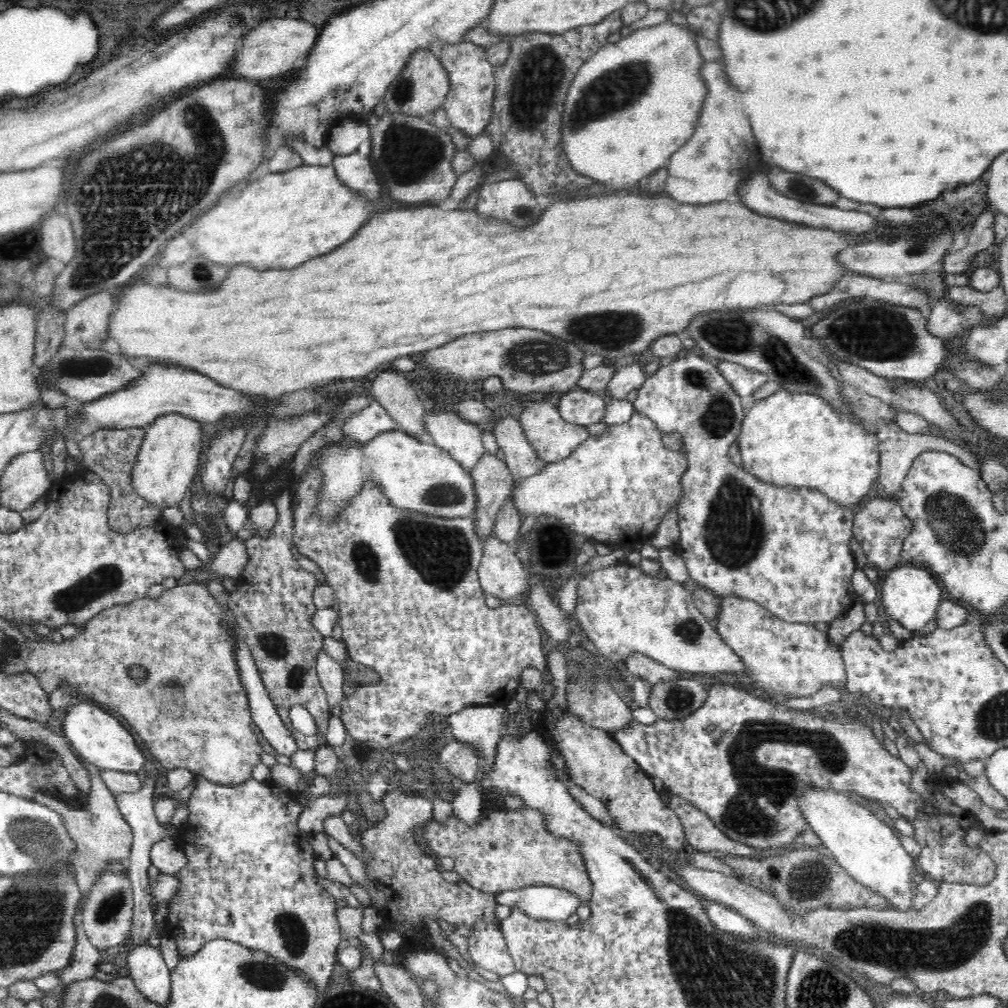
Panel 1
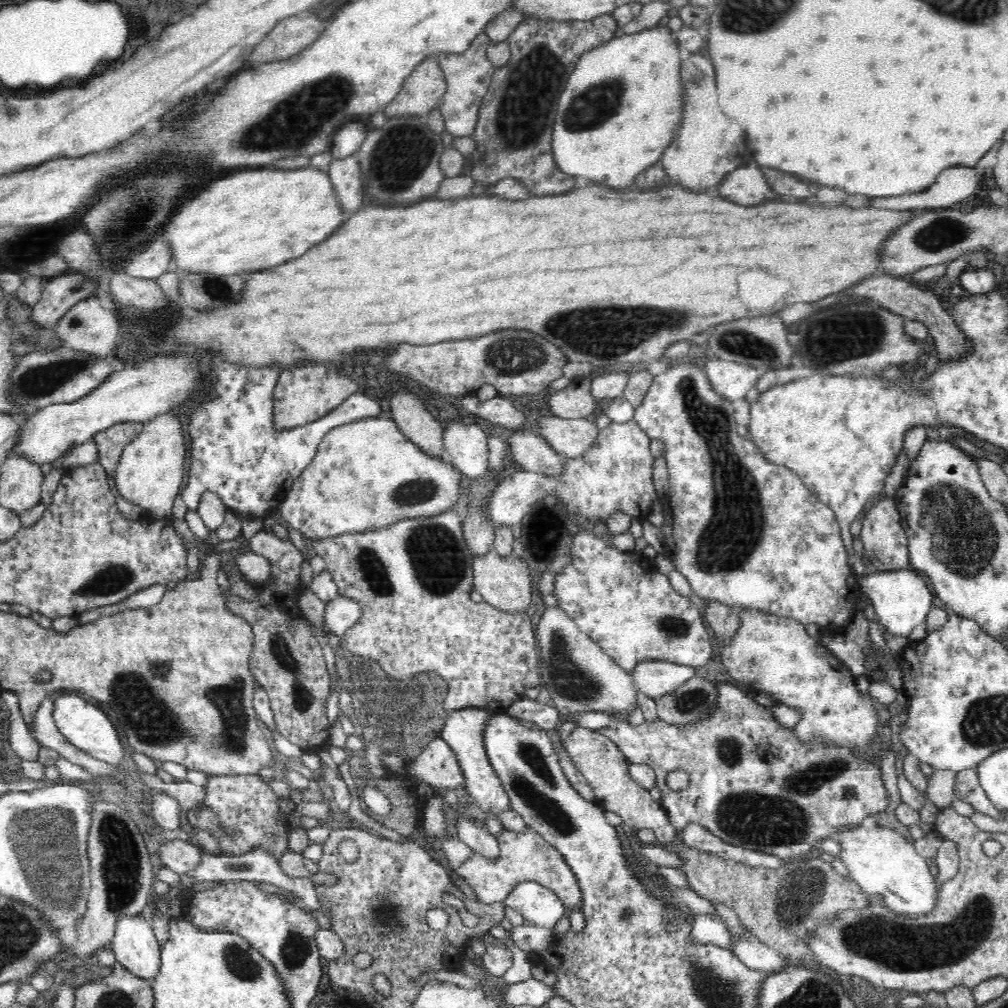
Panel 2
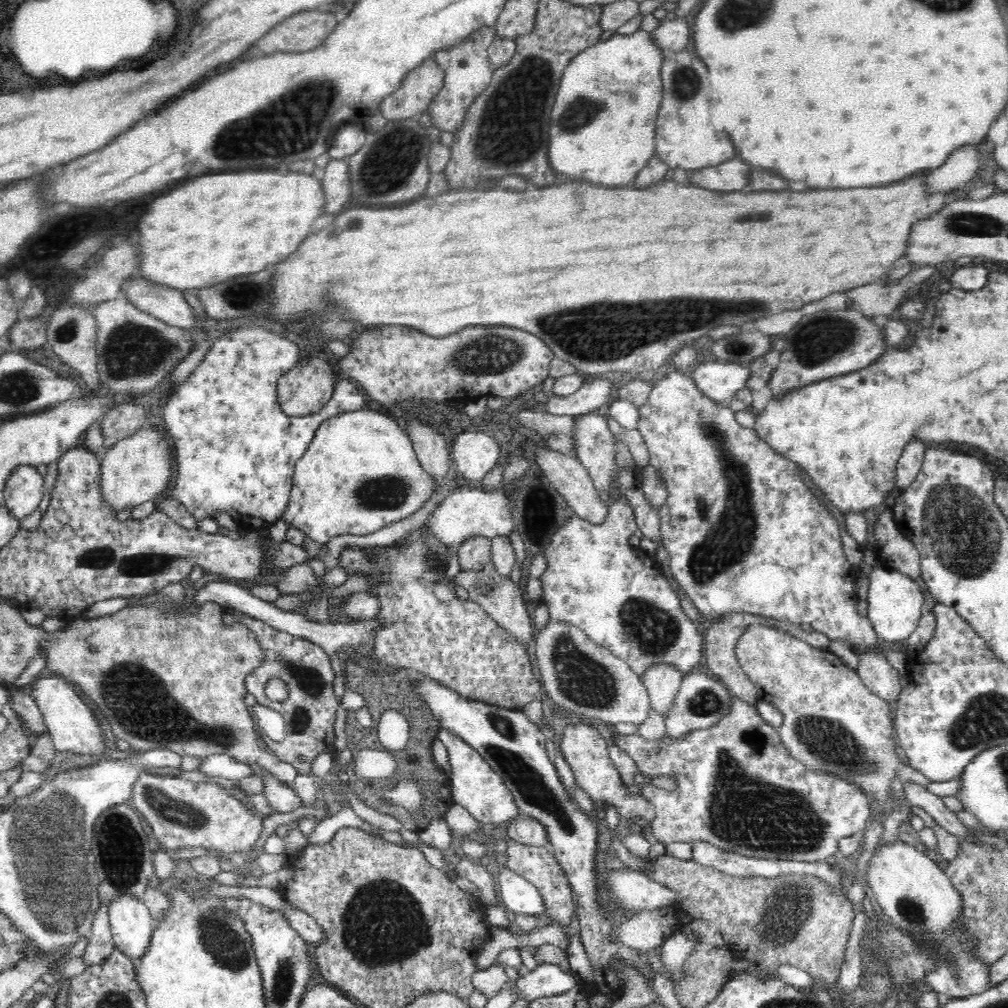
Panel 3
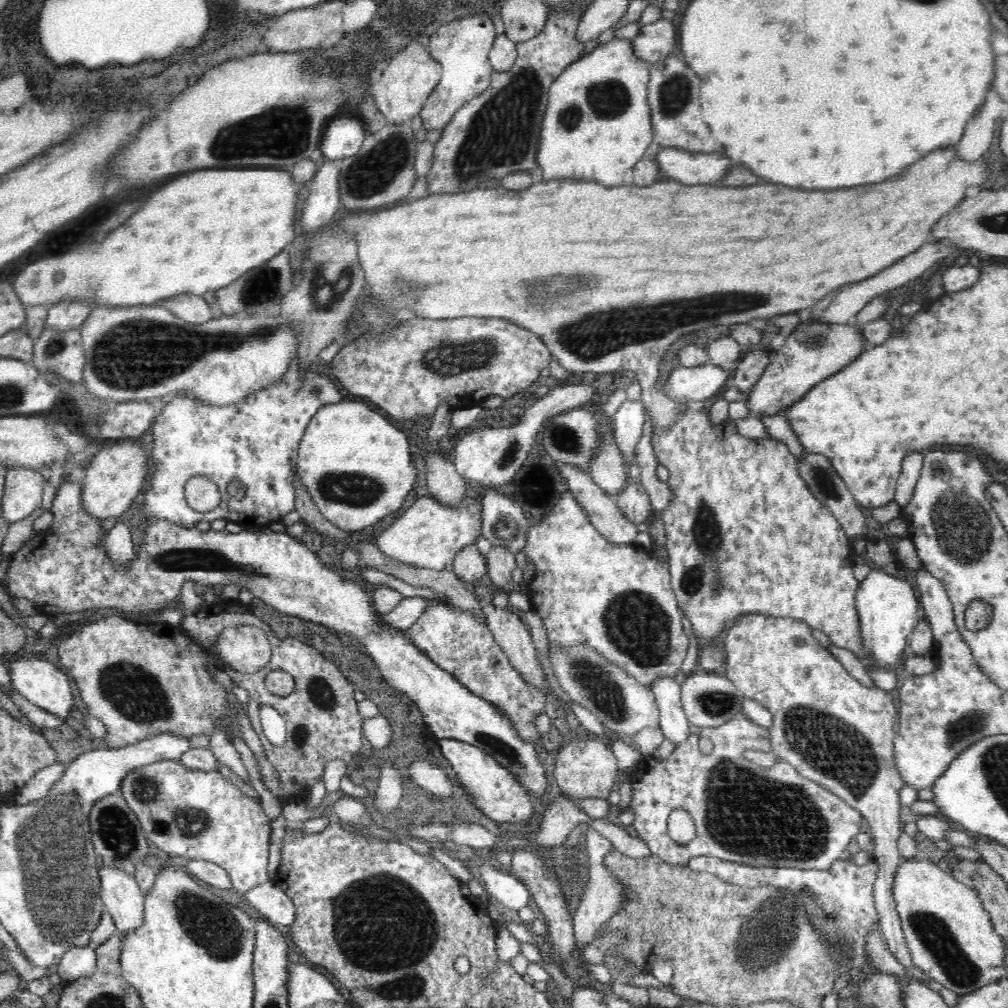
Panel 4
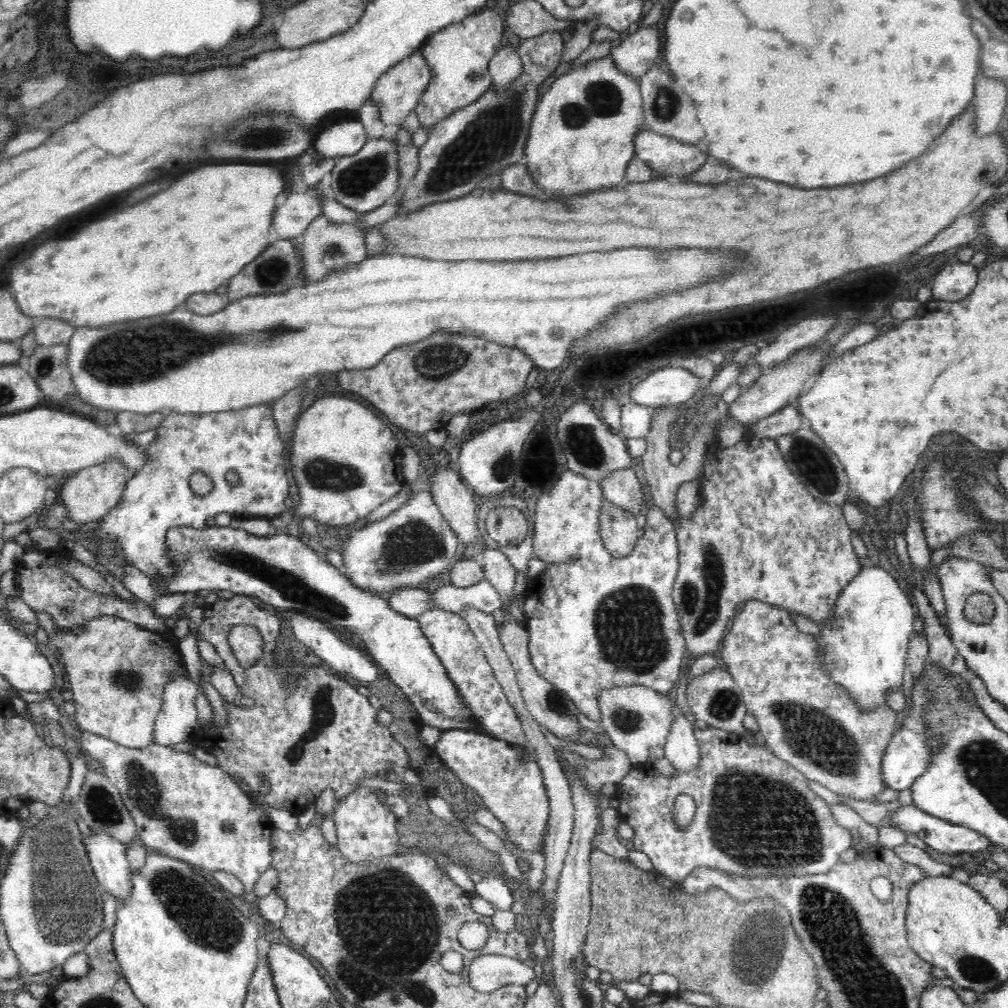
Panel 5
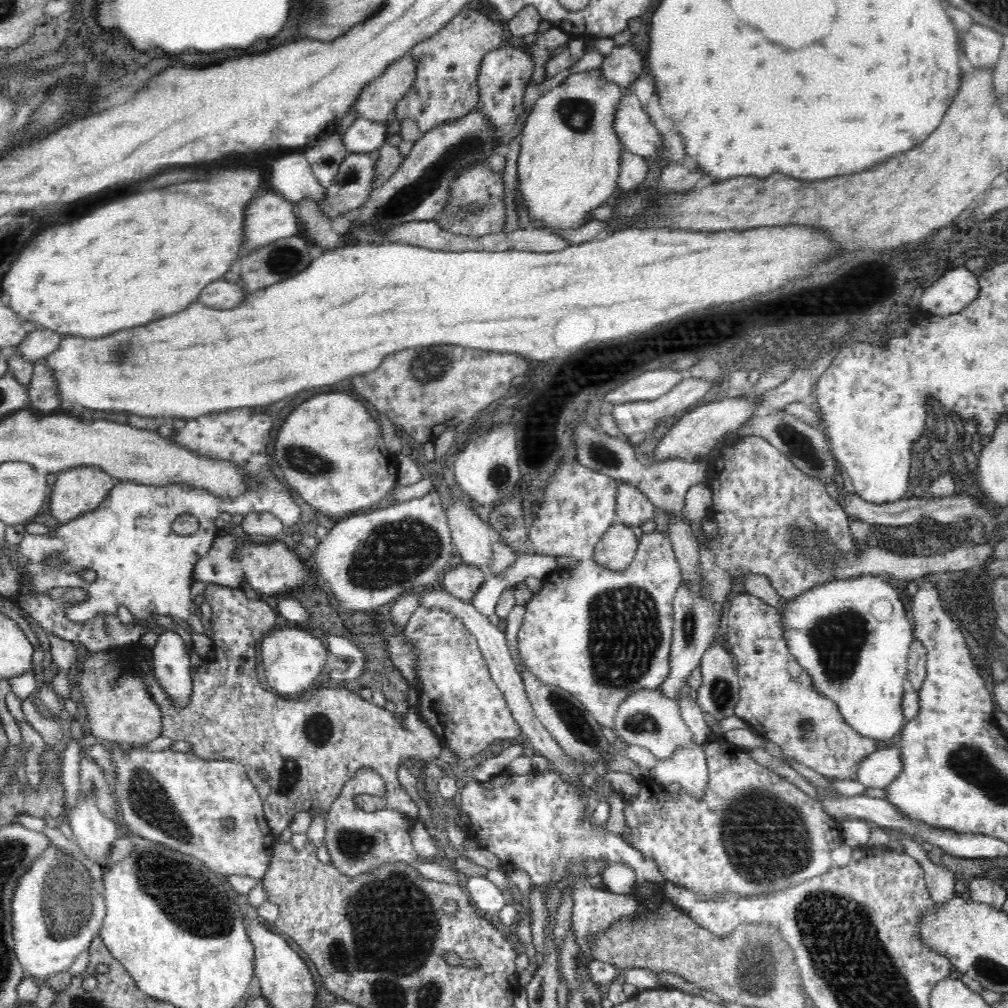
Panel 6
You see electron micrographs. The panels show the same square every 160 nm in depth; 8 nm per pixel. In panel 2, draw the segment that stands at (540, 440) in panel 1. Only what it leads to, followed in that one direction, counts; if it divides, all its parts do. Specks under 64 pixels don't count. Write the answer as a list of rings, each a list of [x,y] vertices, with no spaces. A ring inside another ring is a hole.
[[[552,418],[538,420],[539,432],[550,442],[556,453],[566,458],[580,458],[598,438],[599,429],[594,418]]]

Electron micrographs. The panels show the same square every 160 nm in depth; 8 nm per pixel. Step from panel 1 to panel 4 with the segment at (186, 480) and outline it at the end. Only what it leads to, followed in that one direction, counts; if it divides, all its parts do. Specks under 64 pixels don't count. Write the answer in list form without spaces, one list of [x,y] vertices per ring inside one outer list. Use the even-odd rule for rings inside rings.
[[[124,439],[122,444],[112,443],[112,448],[106,447],[98,451],[95,459],[86,465],[86,477],[83,483],[83,509],[92,518],[119,517],[126,512],[134,498],[146,490],[146,478],[150,474],[148,452],[142,450],[140,444]]]

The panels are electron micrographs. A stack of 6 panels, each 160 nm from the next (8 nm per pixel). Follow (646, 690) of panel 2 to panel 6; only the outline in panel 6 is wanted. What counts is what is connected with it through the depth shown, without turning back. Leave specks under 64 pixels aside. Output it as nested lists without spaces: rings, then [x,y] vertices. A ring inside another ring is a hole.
[[[692,742],[678,748],[672,756],[659,760],[649,770],[649,777],[664,786],[678,782],[690,796],[704,796],[708,782],[708,765],[702,744]]]

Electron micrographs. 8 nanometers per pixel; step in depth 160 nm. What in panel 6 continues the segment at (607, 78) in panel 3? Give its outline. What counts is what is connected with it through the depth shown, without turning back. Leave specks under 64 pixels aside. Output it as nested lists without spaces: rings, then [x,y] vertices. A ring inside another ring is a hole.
[[[596,69],[583,73],[574,73],[568,75],[558,86],[546,91],[540,98],[538,98],[535,106],[529,112],[526,120],[526,125],[522,128],[520,155],[518,156],[518,189],[522,194],[522,200],[526,204],[525,208],[528,210],[532,221],[544,224],[542,228],[548,230],[568,230],[580,228],[583,224],[588,222],[588,212],[590,210],[602,205],[606,198],[612,196],[612,192],[617,188],[617,180],[620,172],[621,154],[623,153],[622,144],[619,142],[619,135],[615,133],[615,112],[619,109],[620,102],[623,101],[622,90],[614,82],[608,82],[603,78],[603,71]]]

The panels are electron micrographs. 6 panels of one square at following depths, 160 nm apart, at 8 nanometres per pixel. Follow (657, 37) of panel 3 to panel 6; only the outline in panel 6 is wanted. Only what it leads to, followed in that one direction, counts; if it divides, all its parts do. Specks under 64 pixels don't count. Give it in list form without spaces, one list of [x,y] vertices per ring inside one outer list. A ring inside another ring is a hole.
[[[634,41],[614,47],[611,54],[602,61],[599,70],[603,71],[603,78],[614,82],[618,86],[628,86],[640,76],[644,70],[644,56],[640,49],[634,46]]]

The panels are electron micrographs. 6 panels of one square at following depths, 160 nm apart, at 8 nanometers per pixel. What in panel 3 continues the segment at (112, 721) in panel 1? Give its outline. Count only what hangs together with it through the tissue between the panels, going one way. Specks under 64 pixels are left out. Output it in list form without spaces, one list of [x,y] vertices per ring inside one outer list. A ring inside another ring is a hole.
[[[56,675],[38,676],[28,688],[29,694],[33,696],[36,706],[40,709],[44,723],[51,735],[54,748],[56,748],[58,758],[68,755],[69,752],[76,754],[90,754],[95,756],[94,752],[104,754],[104,738],[102,730],[92,716],[92,710],[84,704],[82,698],[78,696],[74,686],[64,678],[56,678]]]

